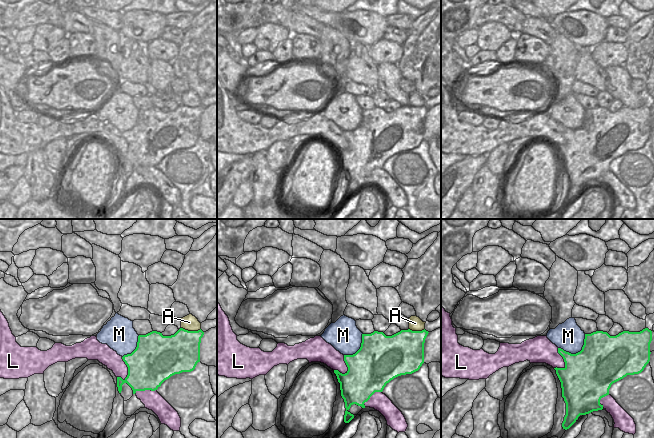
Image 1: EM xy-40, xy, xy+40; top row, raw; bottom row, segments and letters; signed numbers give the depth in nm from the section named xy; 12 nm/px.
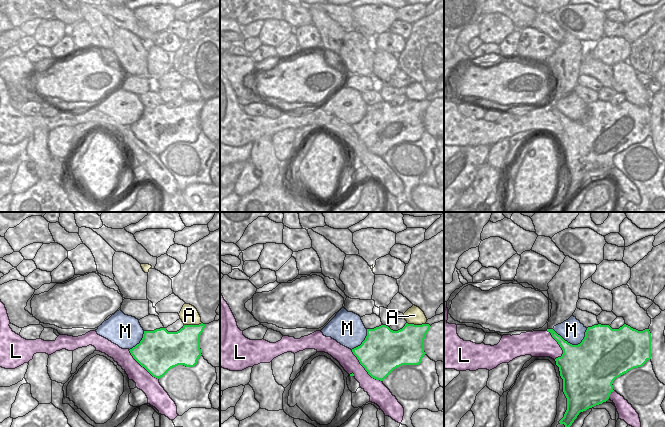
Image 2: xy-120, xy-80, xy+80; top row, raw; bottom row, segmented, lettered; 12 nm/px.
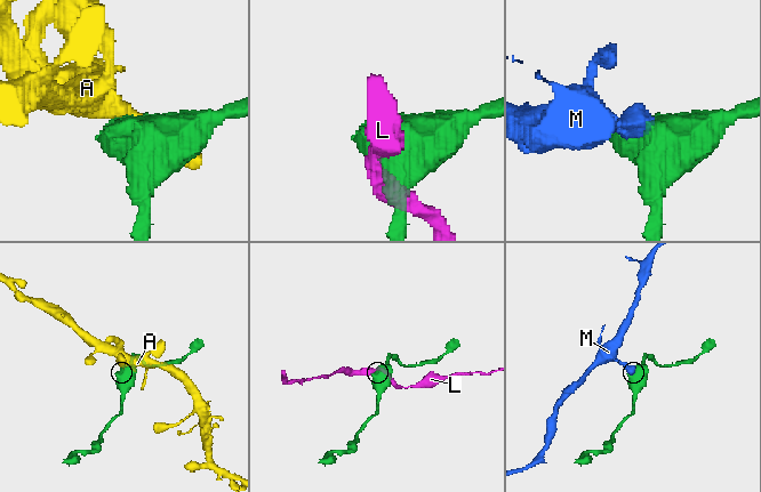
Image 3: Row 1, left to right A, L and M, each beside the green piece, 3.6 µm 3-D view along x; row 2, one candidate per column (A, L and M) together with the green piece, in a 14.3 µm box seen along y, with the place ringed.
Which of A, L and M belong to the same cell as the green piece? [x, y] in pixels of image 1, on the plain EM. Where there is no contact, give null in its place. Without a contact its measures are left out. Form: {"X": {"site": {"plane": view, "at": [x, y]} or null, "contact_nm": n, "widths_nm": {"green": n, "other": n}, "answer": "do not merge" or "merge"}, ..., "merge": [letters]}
{"A": {"site": {"plane": "xy-40", "at": [191, 107]}, "contact_nm": 240, "widths_nm": {"green": 420, "other": 180}, "answer": "do not merge"}, "L": {"site": {"plane": "xy-40", "at": [128, 145]}, "contact_nm": 300, "widths_nm": {"green": 500, "other": 200}, "answer": "do not merge"}, "M": {"site": {"plane": "xy+40", "at": [578, 128]}, "contact_nm": 380, "widths_nm": {"green": 500, "other": 340}, "answer": "do not merge"}, "merge": []}

